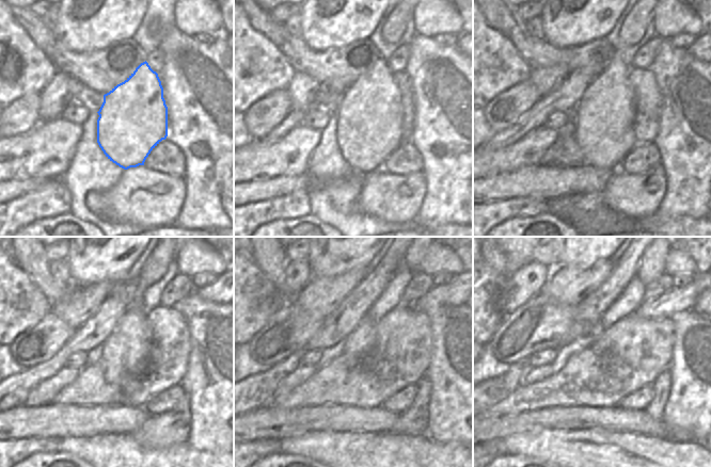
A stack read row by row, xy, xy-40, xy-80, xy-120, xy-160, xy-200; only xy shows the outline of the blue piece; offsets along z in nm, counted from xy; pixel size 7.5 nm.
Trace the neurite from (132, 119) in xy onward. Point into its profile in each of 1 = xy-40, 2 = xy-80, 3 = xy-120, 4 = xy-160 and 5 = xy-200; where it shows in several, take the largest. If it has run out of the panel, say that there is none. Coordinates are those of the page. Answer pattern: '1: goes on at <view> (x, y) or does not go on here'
1: goes on at xy-40 (369, 115)
2: goes on at xy-80 (604, 116)
3: goes on at xy-120 (125, 352)
4: goes on at xy-160 (361, 341)
5: goes on at xy-200 (597, 332)

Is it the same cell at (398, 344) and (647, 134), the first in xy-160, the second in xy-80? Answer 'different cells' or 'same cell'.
same cell

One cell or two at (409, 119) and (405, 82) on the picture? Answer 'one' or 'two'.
one

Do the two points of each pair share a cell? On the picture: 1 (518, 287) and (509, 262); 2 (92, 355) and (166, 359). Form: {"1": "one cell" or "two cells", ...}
{"1": "two cells", "2": "two cells"}

